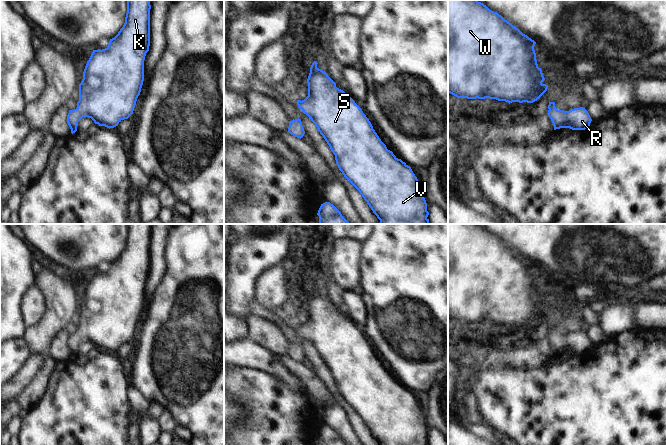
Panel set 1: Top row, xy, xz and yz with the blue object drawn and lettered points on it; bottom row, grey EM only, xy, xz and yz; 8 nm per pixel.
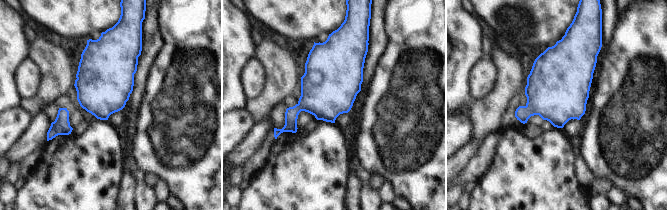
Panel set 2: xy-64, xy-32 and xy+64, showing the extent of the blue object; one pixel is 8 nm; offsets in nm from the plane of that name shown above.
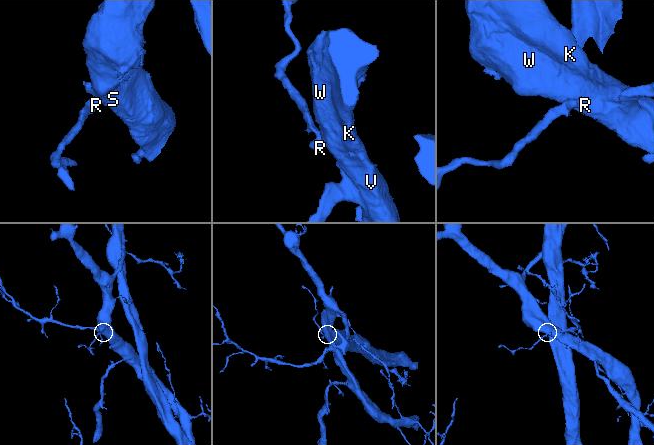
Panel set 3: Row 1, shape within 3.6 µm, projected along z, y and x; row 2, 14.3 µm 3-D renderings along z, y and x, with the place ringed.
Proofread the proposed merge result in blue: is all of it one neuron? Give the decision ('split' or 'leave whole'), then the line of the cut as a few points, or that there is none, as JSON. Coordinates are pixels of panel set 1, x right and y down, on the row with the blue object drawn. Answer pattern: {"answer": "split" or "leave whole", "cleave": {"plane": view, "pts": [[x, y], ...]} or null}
{"answer": "leave whole", "cleave": null}

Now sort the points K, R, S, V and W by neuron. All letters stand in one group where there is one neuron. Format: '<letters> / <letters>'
K R S V W

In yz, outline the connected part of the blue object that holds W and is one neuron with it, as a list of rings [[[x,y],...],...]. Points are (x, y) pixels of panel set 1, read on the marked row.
[[[448,0],[448,93],[457,98],[533,103],[548,89],[534,50],[536,42],[477,0]]]

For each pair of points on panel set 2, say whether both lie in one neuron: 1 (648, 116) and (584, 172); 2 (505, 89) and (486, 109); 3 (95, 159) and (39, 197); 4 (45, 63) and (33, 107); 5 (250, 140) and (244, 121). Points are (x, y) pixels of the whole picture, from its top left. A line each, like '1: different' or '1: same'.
1: different
2: same
3: same
4: same
5: different

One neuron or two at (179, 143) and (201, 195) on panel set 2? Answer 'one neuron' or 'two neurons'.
one neuron

